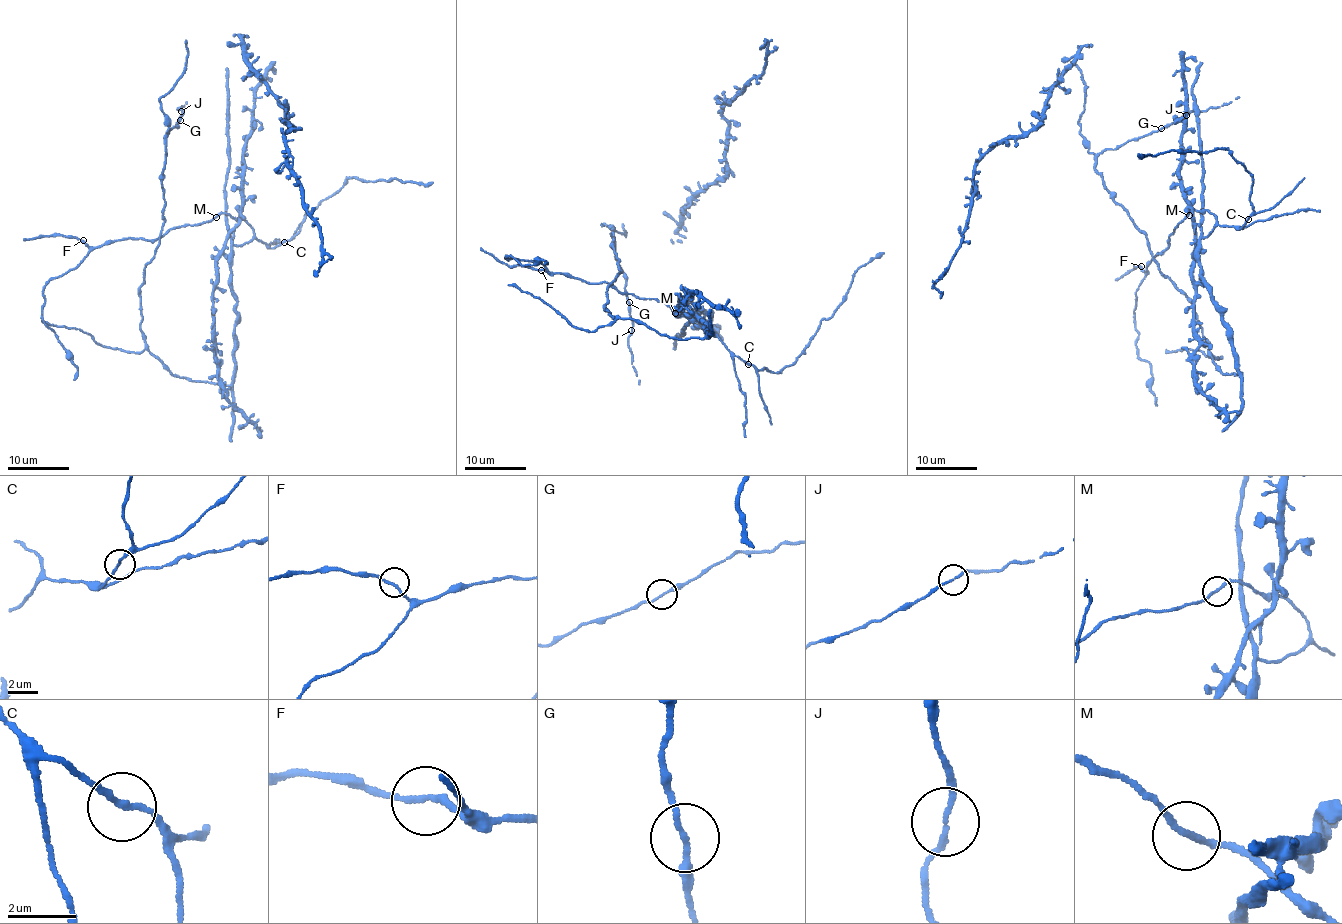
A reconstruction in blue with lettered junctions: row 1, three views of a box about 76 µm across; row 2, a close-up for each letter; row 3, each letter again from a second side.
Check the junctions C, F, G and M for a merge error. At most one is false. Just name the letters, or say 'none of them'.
none of them

